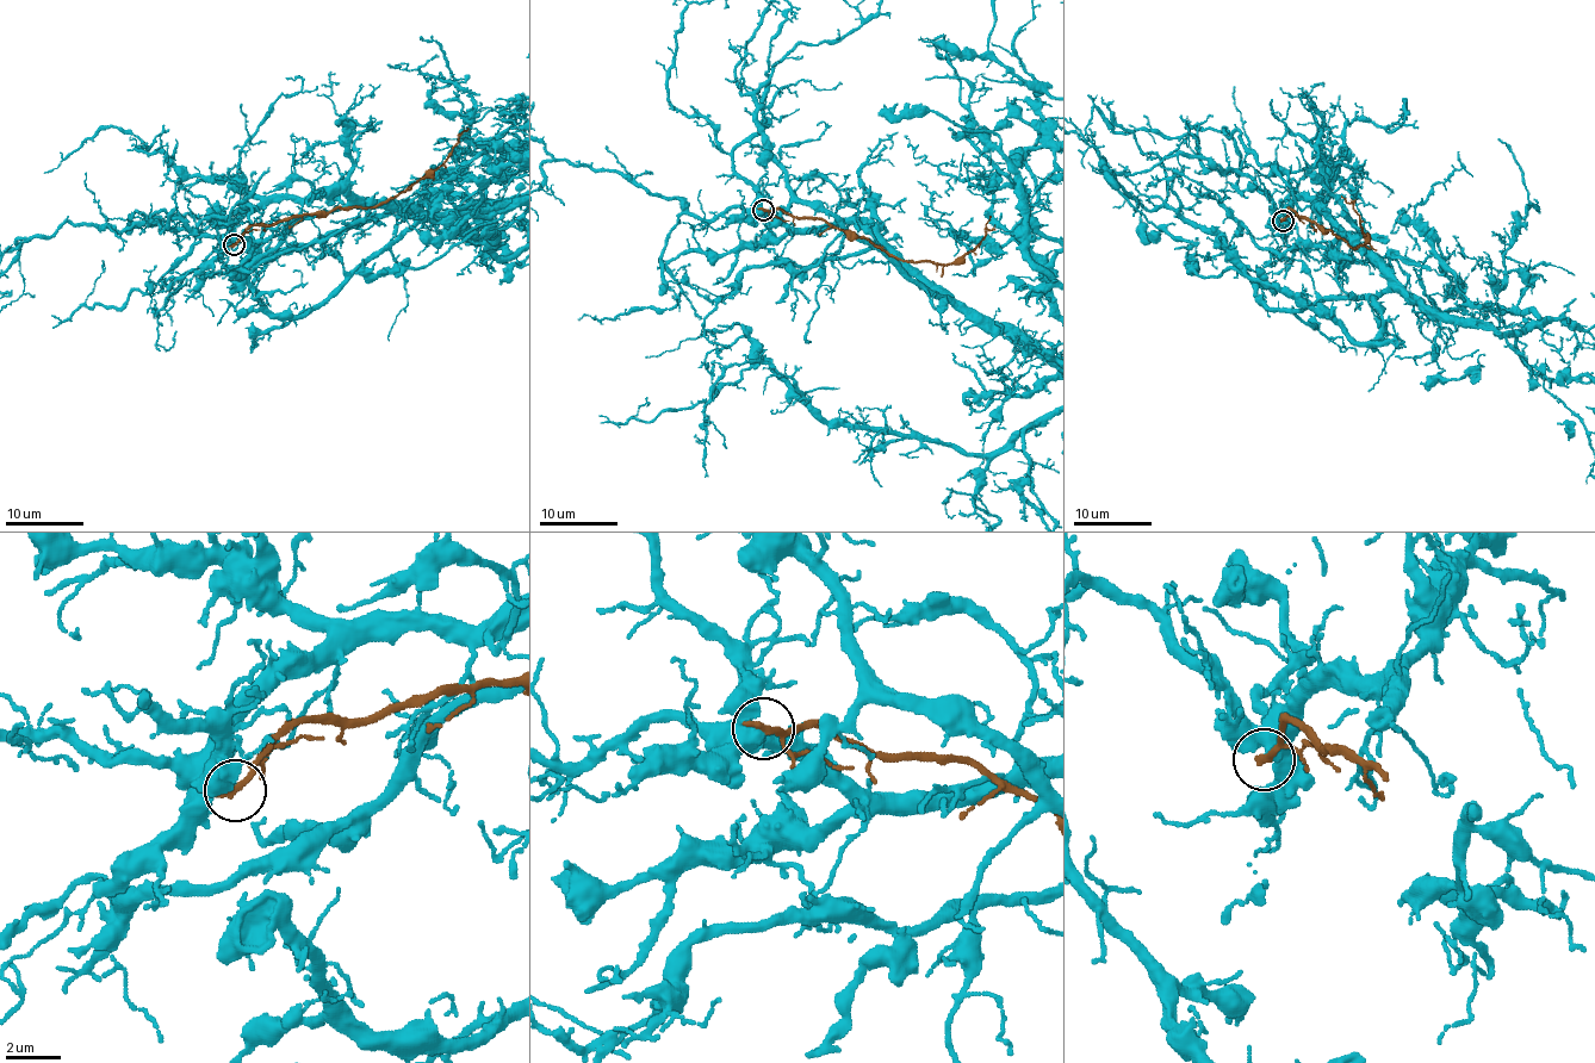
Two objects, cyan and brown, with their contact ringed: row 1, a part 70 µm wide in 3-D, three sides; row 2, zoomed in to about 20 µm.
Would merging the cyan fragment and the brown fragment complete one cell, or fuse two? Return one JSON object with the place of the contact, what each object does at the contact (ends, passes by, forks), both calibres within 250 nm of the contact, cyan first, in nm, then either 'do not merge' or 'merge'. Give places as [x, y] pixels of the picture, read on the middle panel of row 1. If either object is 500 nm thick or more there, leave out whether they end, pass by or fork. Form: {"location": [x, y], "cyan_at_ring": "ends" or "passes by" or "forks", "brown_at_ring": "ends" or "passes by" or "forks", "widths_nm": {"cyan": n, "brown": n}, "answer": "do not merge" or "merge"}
{"location": [763, 210], "widths_nm": {"cyan": 600, "brown": 280}, "answer": "do not merge"}

